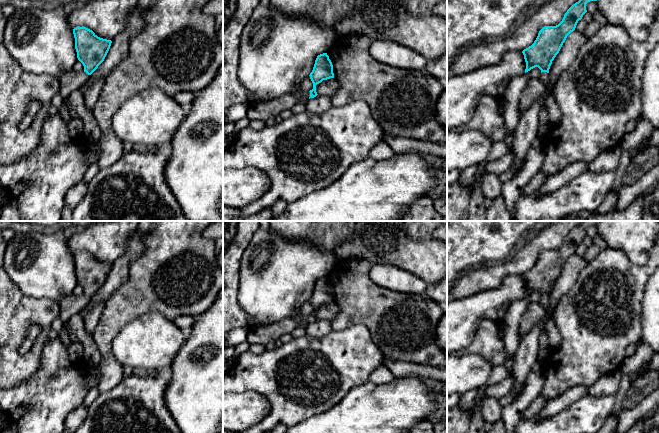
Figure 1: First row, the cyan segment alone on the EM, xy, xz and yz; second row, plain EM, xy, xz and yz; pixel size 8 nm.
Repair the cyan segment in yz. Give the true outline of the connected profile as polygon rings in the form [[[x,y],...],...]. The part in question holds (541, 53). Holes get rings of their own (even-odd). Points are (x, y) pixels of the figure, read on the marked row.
[[[579,0],[567,10],[558,25],[545,26],[539,31],[534,43],[522,51],[526,62],[525,73],[538,67],[541,70],[540,80],[547,84],[552,61],[567,36],[575,30],[578,21],[587,12],[586,4],[590,1],[597,0]]]

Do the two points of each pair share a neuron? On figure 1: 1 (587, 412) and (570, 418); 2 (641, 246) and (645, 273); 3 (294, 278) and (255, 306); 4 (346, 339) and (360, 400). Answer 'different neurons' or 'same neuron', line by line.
1: same neuron
2: different neurons
3: same neuron
4: different neurons

